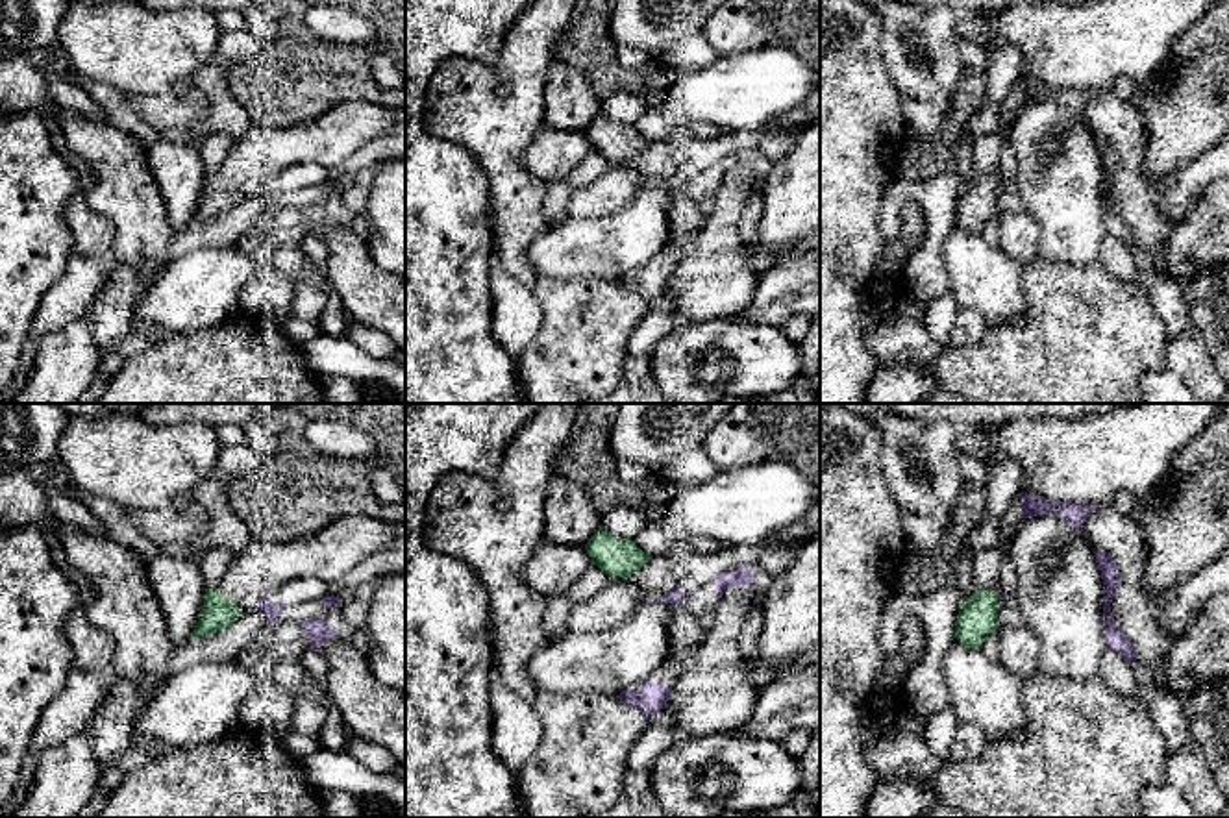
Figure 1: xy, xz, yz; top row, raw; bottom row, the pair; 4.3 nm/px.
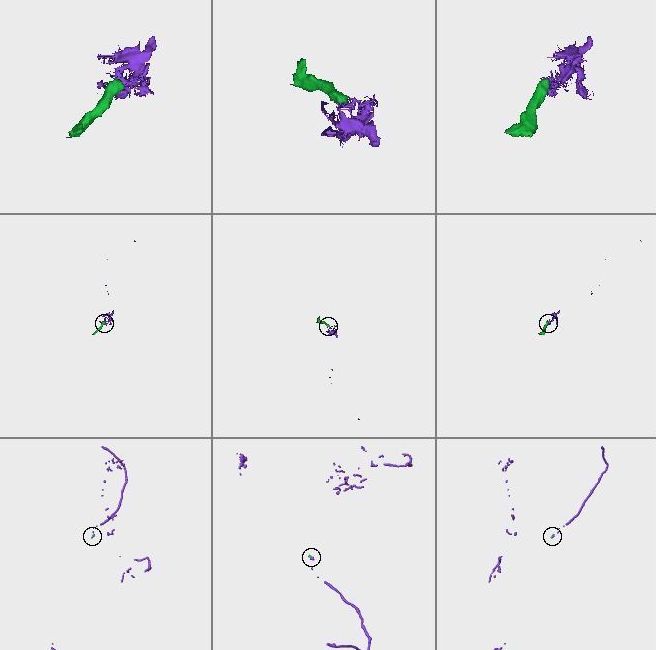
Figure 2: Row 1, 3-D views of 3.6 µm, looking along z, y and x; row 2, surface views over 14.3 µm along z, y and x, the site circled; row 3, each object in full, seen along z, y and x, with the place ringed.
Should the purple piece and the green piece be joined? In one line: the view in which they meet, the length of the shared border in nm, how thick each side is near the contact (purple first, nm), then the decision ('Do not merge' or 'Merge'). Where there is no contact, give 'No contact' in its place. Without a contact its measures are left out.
Touches purple in xz. Shared border 30 nm. Thickness 20 nm (purple) against 180 nm. Do not merge

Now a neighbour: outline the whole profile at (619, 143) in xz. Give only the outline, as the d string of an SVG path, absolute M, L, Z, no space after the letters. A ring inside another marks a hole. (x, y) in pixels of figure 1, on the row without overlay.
M602 113L589 124L585 135L590 148L609 163L629 163L652 144L635 126L620 124Z

